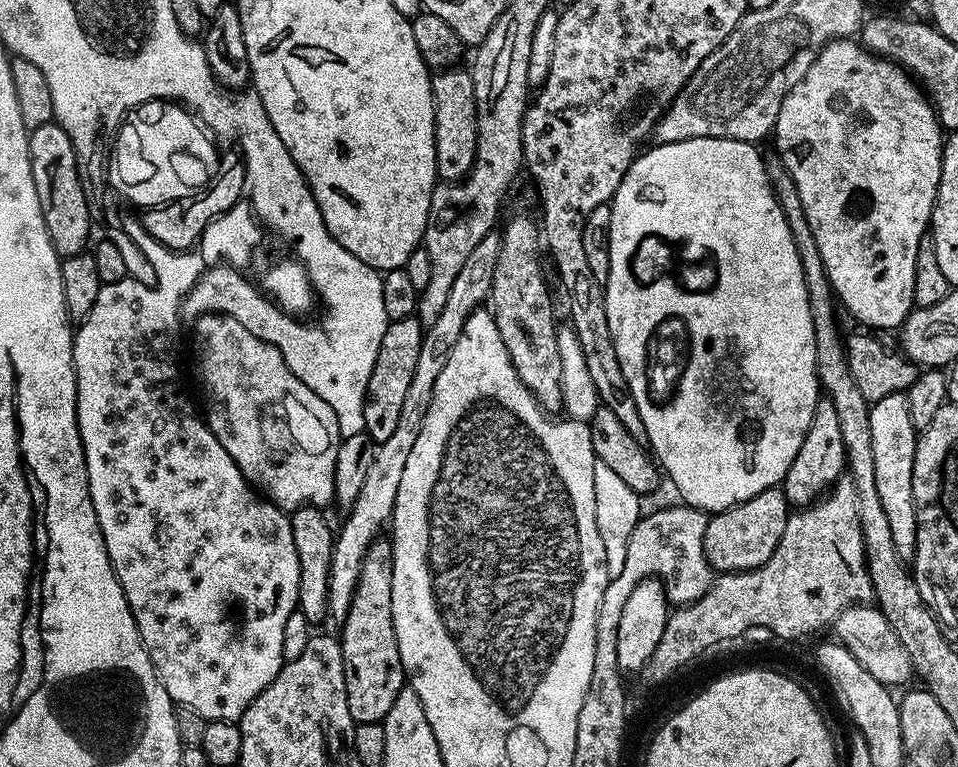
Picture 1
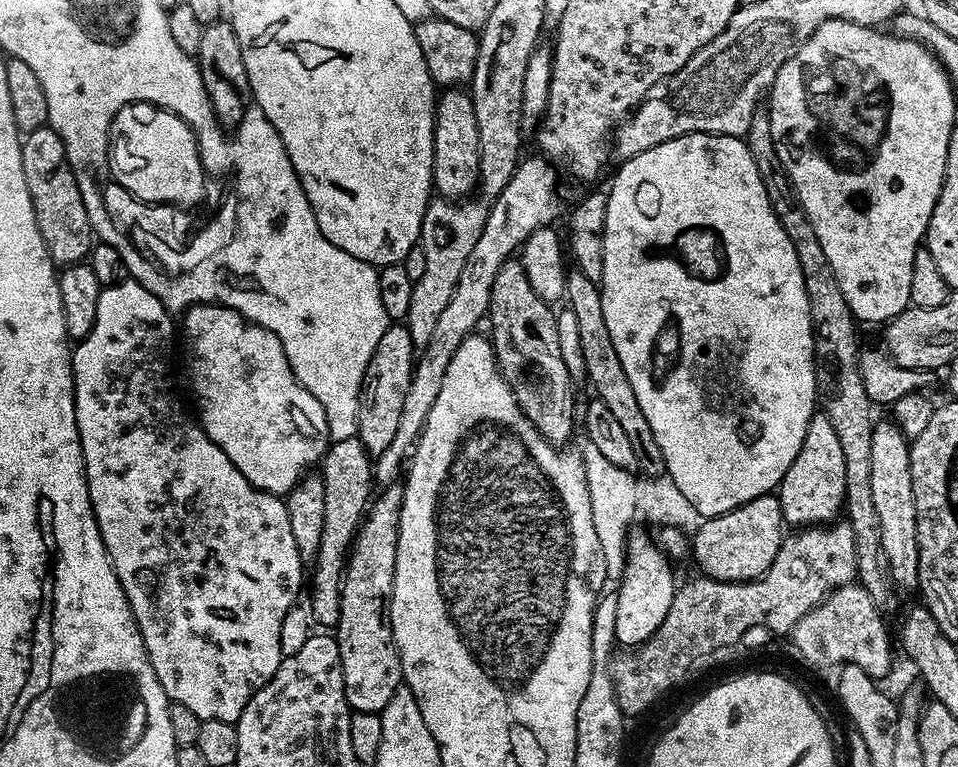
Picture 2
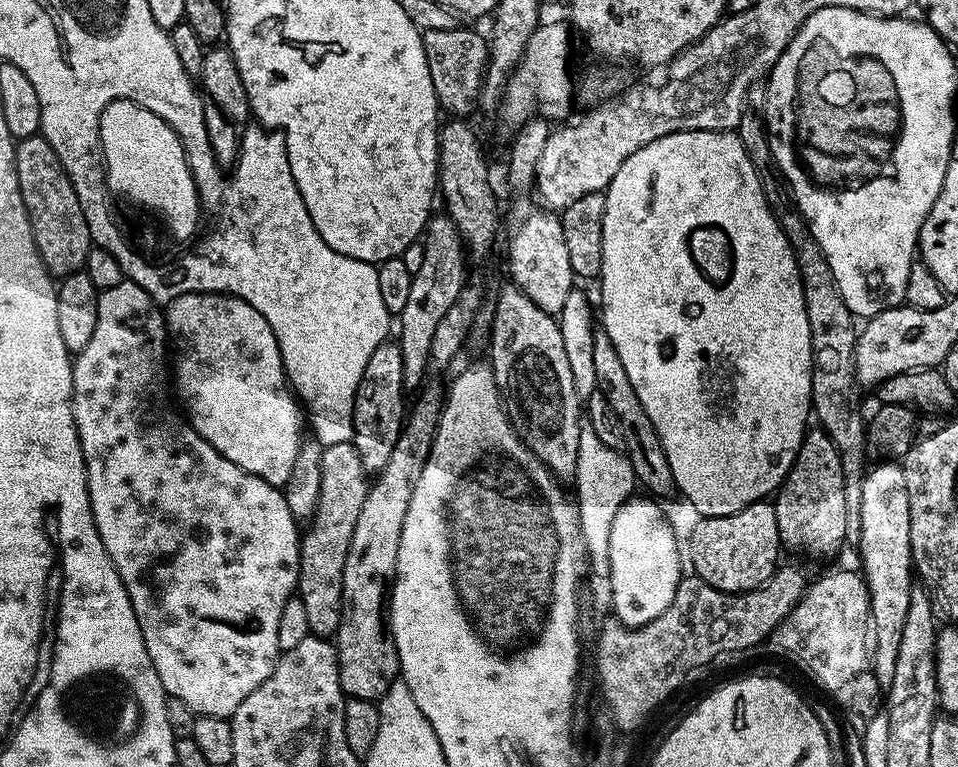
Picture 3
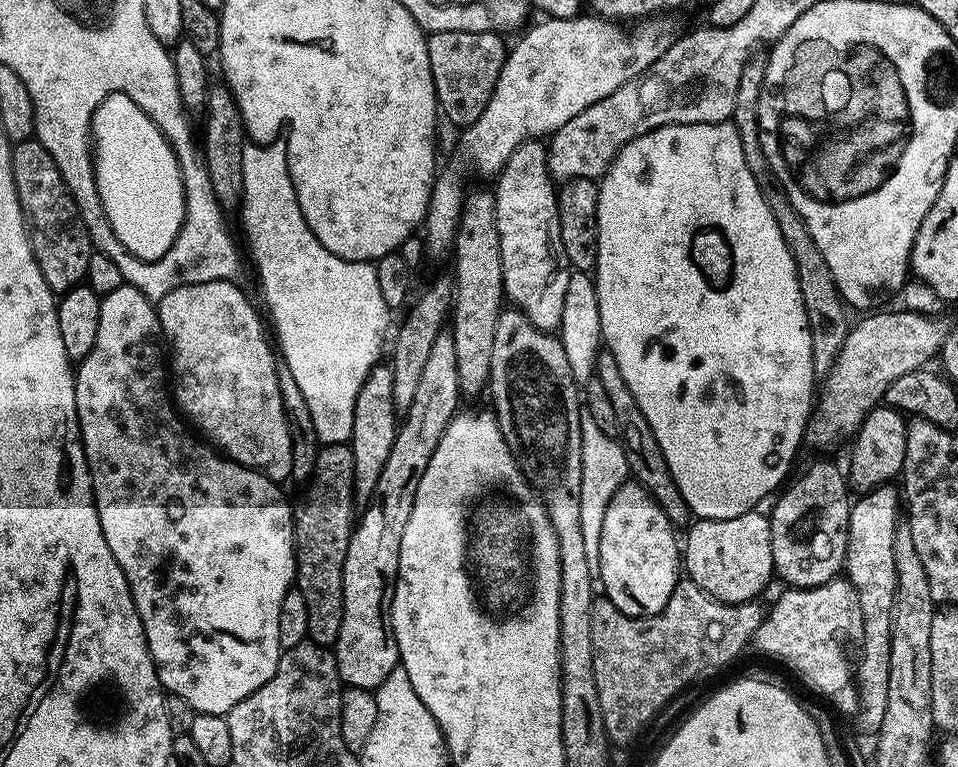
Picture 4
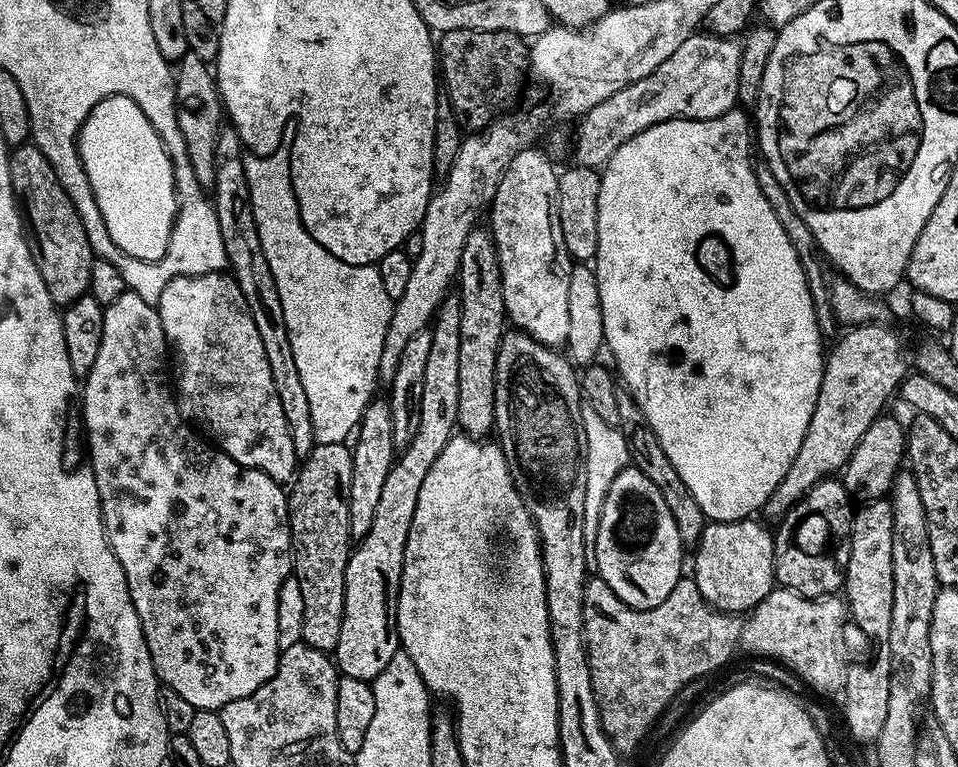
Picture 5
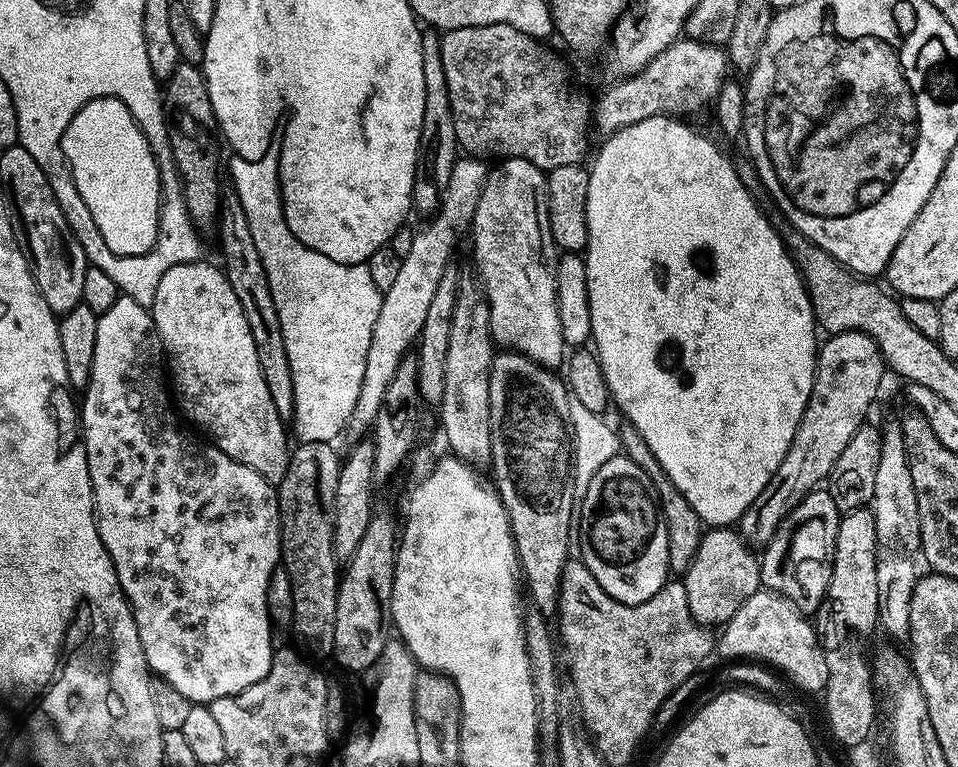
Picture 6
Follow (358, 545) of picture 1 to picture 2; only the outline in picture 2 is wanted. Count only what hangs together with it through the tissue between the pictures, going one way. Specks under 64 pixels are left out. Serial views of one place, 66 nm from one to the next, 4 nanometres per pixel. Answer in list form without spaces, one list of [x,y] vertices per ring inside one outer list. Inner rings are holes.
[[[525,155],[521,159],[510,182],[506,182],[503,190],[491,201],[486,226],[482,226],[482,234],[478,234],[478,242],[474,242],[474,250],[470,250],[470,258],[466,258],[466,266],[462,266],[462,275],[458,278],[458,286],[454,286],[450,306],[446,306],[446,310],[442,310],[442,315],[438,317],[430,343],[419,349],[418,359],[412,369],[410,390],[406,390],[406,403],[402,406],[402,415],[398,417],[398,431],[394,433],[390,446],[386,446],[386,450],[374,460],[374,480],[377,485],[397,483],[396,475],[399,472],[401,475],[430,410],[434,410],[434,401],[442,391],[442,381],[446,379],[450,358],[458,354],[458,346],[462,346],[467,336],[479,329],[476,327],[480,320],[482,324],[487,317],[490,290],[494,290],[494,278],[498,278],[498,270],[502,270],[506,261],[513,259],[515,252],[512,251],[523,246],[534,230],[557,223],[556,215],[560,212],[560,196],[555,188],[558,172],[552,161],[544,159],[543,155],[535,155]]]

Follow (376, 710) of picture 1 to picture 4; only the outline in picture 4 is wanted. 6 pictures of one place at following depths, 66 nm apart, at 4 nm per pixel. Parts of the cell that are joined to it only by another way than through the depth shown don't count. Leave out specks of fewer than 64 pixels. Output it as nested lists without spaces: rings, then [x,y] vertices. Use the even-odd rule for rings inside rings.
[[[442,334],[434,342],[434,350],[430,350],[430,359],[426,362],[426,370],[422,372],[422,382],[418,384],[414,402],[406,410],[408,418],[405,422],[403,419],[399,425],[394,450],[390,452],[390,458],[386,460],[386,466],[380,475],[375,497],[367,505],[369,508],[365,514],[363,512],[359,517],[346,554],[346,562],[344,563],[344,613],[334,651],[341,681],[347,687],[375,690],[400,664],[398,642],[392,629],[392,599],[396,593],[396,585],[400,575],[402,534],[406,534],[406,524],[410,522],[410,512],[414,510],[414,498],[418,494],[418,482],[422,482],[422,474],[426,474],[426,466],[430,466],[430,460],[434,458],[434,450],[438,450],[438,446],[442,442],[442,434],[446,434],[452,420],[461,411],[460,392],[462,393],[462,385],[458,374],[458,354],[456,353],[455,340],[451,334]]]

